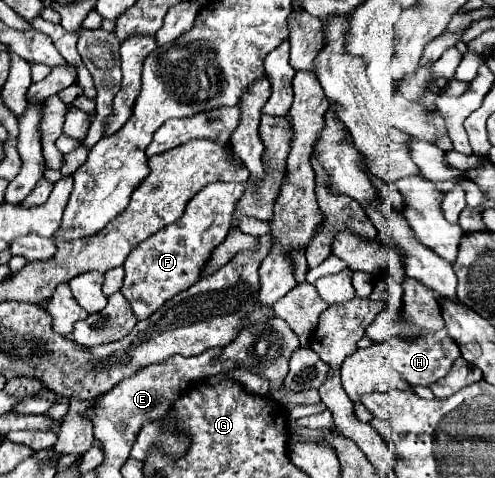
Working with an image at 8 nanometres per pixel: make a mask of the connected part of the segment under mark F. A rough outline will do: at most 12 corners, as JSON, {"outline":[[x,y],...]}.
{"outline":[[242,183],[206,185],[124,261],[122,295],[148,319],[200,279]]}

